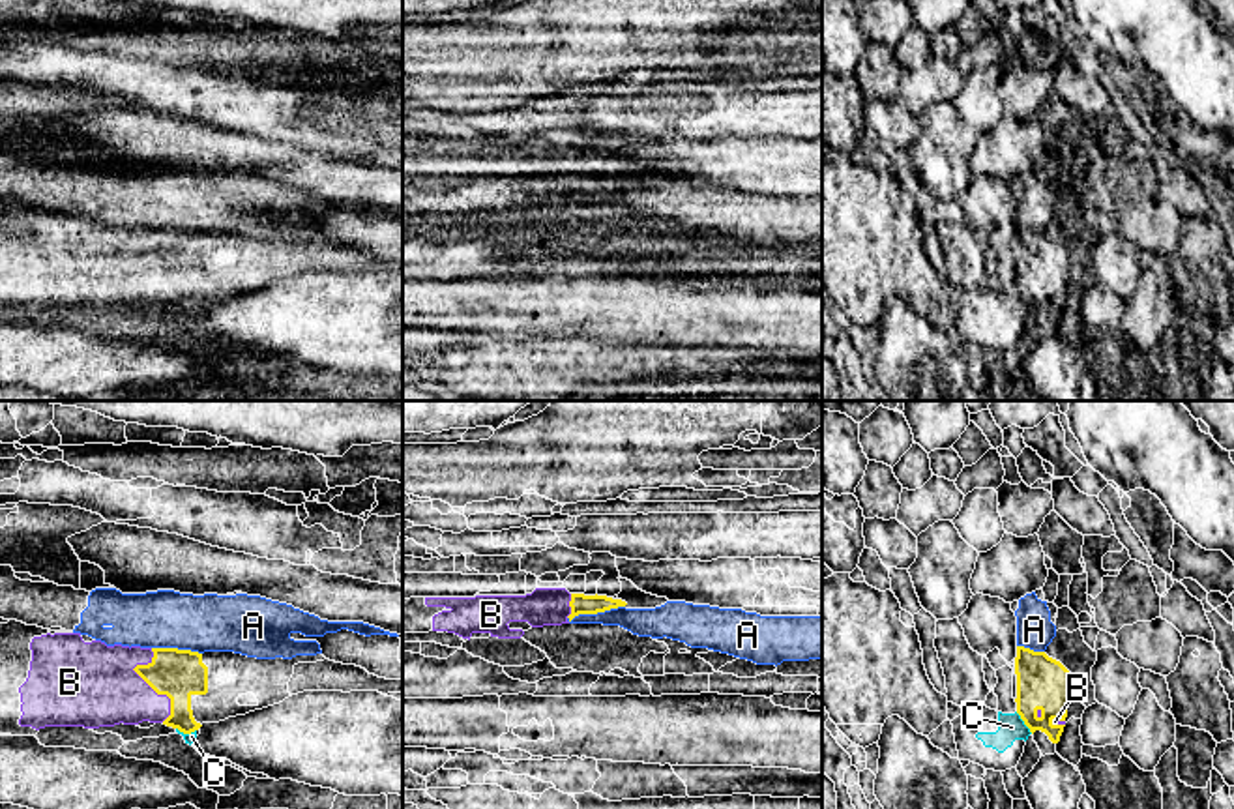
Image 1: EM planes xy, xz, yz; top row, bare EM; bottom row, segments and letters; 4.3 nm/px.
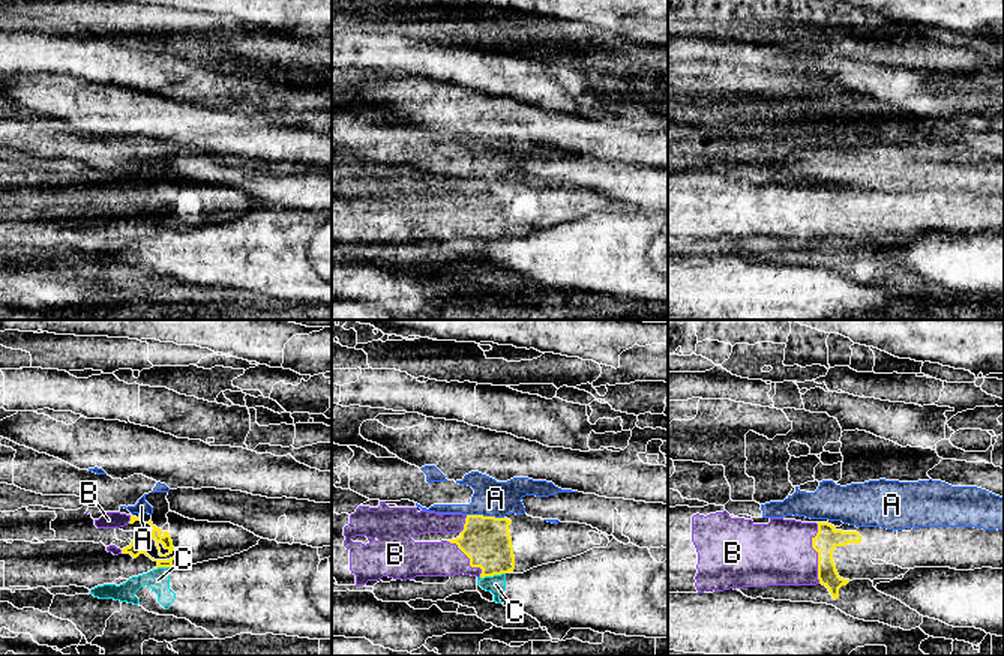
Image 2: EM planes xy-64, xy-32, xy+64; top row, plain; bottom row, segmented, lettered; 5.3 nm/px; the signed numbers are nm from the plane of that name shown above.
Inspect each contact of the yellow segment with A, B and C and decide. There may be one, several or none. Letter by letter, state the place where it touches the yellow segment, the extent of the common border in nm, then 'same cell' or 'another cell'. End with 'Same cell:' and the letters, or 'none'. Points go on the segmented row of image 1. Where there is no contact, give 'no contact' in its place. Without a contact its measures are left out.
A: meets yellow in xz at (596, 613); contact 260 nm long; another cell
B: meets yellow in xy at (148, 684); contact 320 nm long; same cell
C: meets yellow in yz at (1025, 723); contact 120 nm long; another cell
Same cell: B

